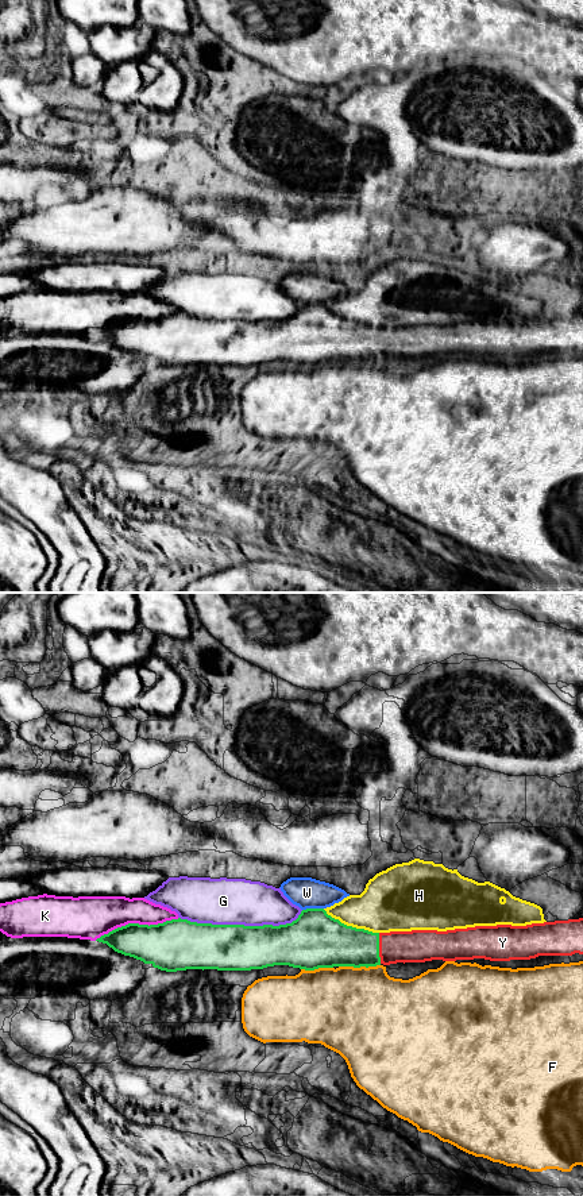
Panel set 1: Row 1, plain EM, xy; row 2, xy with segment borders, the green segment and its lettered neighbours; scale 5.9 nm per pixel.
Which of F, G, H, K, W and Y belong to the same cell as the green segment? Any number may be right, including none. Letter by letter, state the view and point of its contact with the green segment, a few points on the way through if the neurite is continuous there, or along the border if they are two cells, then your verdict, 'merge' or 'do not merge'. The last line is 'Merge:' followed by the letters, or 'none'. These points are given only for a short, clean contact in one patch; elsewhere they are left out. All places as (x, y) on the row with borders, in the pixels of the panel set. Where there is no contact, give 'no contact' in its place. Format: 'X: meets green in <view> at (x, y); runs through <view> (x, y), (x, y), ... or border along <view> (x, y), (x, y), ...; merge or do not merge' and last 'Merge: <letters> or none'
F: meets green in xy at (359, 967); border along xy (379, 964), (339, 967); do not merge
G: meets green in xy at (240, 925); do not merge
H: meets green in xy at (351, 926); do not merge
K: meets green in xy at (136, 923); do not merge
W: meets green in xy at (312, 909); border along xy (323, 907), (307, 907), (302, 910); do not merge
Y: meets green in xy at (378, 948); runs through xy (336, 944), (355, 948), (378, 948), (417, 945); merge
Merge: Y

